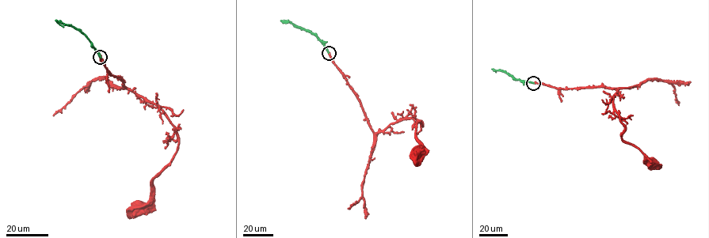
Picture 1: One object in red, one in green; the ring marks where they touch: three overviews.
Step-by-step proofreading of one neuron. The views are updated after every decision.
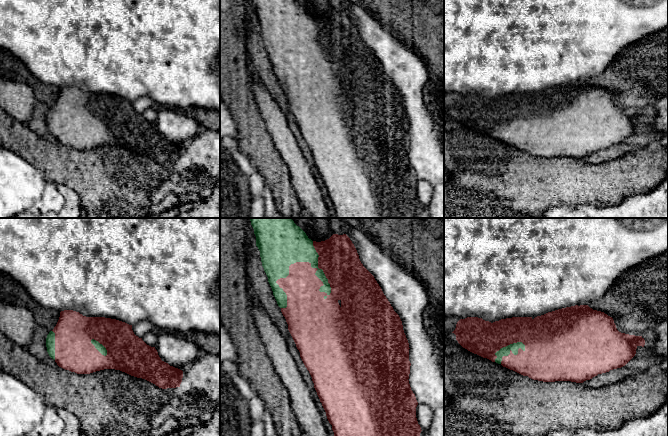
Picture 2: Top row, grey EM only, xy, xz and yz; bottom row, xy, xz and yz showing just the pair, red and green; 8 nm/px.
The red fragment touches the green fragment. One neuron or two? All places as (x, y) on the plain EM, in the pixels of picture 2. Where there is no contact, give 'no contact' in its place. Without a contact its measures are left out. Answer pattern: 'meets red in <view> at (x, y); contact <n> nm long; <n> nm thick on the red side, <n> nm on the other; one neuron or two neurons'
meets red in xz at (291, 40); contact 600 nm long; 280 nm thick on the red side, 340 nm on the other; one neuron

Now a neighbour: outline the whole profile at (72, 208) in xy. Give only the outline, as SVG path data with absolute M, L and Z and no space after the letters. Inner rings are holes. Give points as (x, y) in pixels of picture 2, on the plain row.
M63 184L57 185L57 190L65 199L65 204L58 213L58 218L80 218L82 207L78 194Z

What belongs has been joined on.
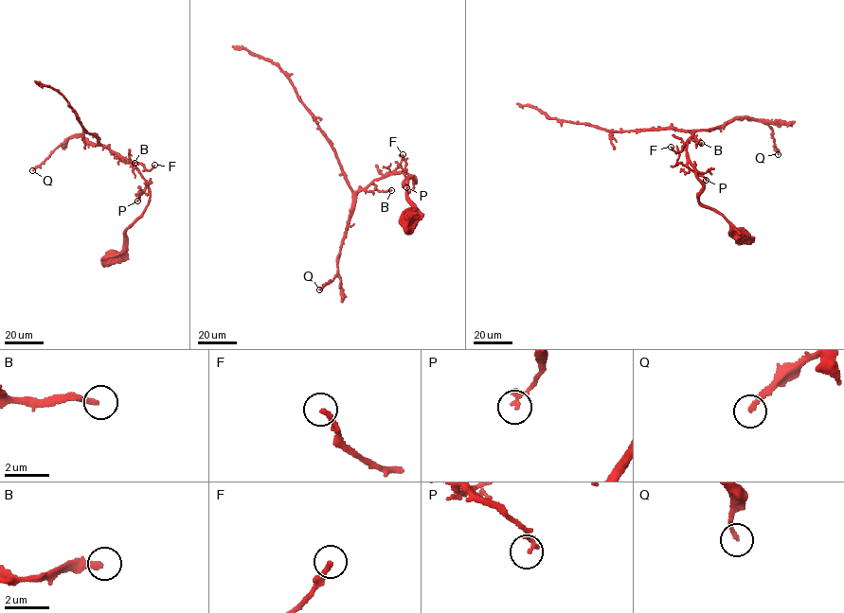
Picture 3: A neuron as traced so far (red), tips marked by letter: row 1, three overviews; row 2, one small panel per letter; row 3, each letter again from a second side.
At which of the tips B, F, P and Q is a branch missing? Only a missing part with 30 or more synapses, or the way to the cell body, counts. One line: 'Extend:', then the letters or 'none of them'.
Extend: none of them

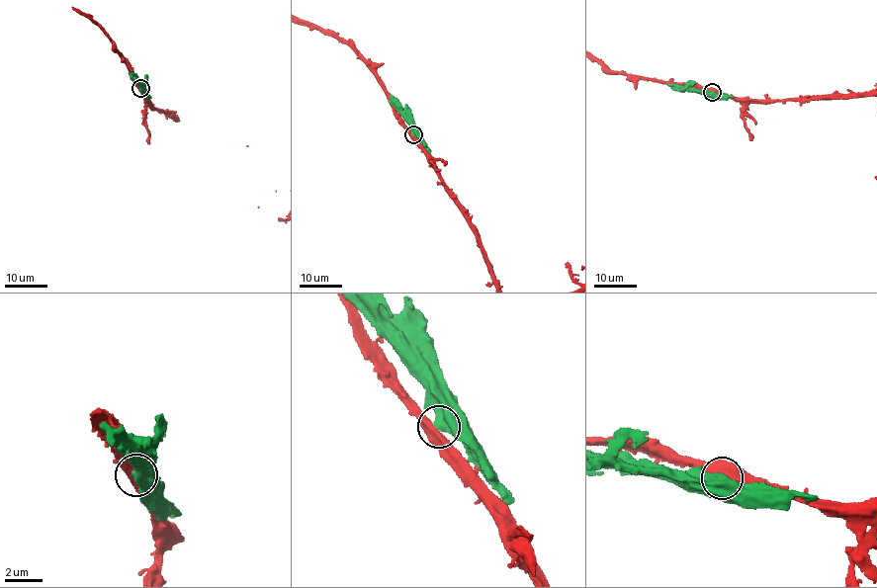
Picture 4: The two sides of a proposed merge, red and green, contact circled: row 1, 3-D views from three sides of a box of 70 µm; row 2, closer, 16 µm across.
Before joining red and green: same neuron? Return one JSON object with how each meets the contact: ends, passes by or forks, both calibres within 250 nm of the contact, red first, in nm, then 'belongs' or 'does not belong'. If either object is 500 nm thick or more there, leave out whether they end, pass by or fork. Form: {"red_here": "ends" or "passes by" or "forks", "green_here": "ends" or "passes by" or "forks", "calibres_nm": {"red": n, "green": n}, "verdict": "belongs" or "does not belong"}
{"calibres_nm": {"red": 550, "green": 650}, "verdict": "does not belong"}

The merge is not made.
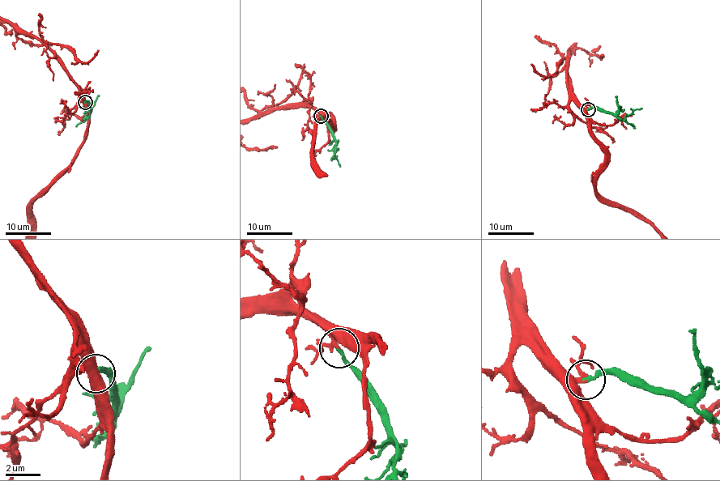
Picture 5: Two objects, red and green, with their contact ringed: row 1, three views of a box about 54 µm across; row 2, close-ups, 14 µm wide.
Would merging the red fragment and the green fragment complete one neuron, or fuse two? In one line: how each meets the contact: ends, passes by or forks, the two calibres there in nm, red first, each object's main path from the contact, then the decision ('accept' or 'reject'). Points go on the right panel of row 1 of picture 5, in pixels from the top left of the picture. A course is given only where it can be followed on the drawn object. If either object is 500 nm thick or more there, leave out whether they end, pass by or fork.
red passes by | green ends | 280/220 nm | red via (588, 108), (589, 132), (605, 155), (594, 186), (600, 196), (628, 207), (650, 224) | green via (588, 108), (594, 108), (624, 120), (641, 108) | accept

